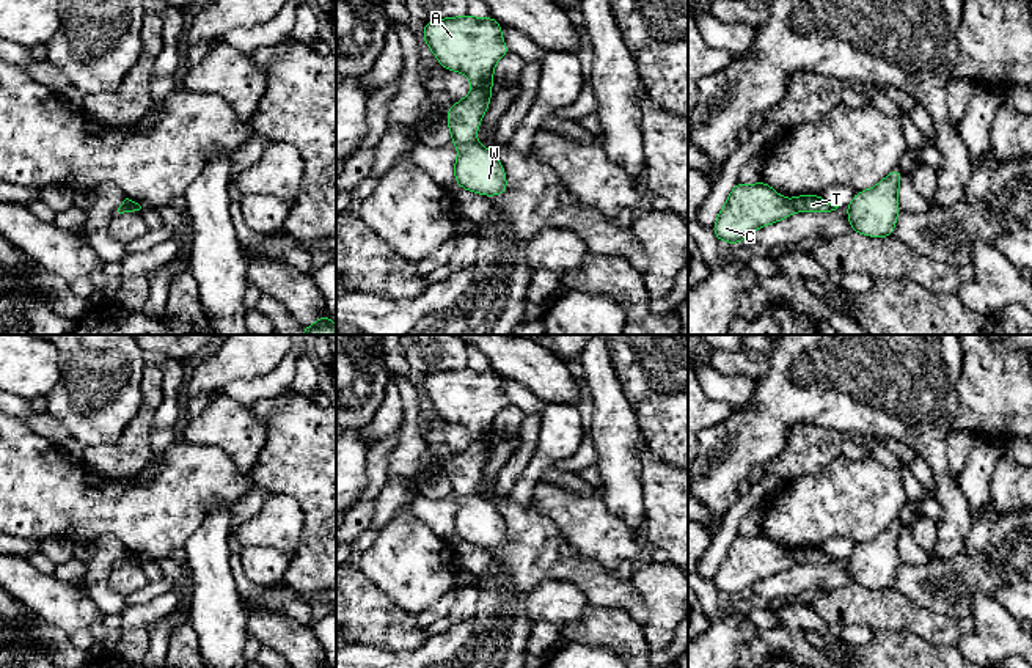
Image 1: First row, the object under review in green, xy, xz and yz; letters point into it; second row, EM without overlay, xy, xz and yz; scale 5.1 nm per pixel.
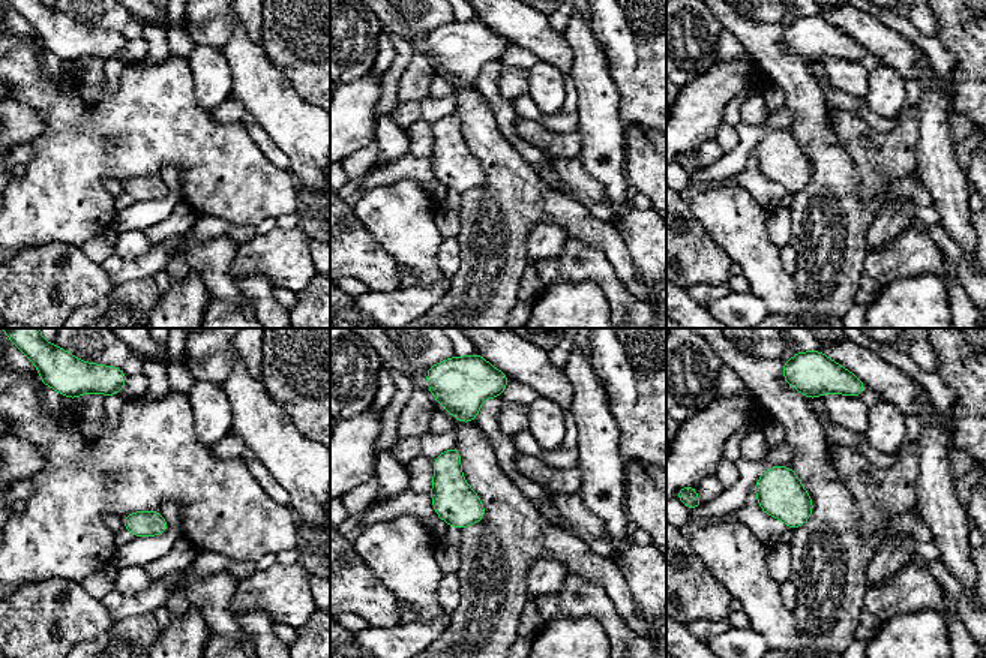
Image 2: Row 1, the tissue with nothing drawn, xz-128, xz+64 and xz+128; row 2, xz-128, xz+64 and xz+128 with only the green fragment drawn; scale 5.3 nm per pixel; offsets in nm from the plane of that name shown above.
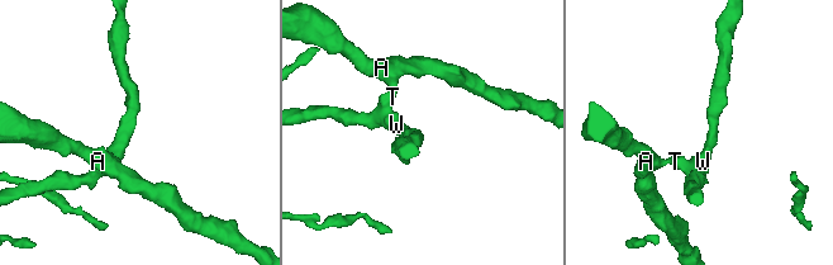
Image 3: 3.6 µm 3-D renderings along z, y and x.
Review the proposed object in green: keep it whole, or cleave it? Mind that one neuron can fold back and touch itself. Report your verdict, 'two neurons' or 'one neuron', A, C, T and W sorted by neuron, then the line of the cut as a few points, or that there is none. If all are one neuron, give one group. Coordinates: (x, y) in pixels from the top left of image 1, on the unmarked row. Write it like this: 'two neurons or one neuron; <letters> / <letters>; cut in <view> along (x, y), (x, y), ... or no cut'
two neurons; A C / T W; cut in xz along (473, 440), (489, 444)

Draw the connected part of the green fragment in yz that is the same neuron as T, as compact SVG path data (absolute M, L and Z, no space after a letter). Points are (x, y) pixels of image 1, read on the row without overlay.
M800 547L792 553L800 564L831 564L839 560L825 553L822 547Z

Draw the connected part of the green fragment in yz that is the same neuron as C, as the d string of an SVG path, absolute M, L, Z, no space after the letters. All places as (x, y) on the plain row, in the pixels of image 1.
M765 533L752 538L737 534L712 583L718 593L735 597L756 582L787 571L795 563L793 553L781 549Z

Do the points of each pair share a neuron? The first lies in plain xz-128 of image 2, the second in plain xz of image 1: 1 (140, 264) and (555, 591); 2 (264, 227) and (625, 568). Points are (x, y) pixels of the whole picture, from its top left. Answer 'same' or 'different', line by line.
1: same
2: same

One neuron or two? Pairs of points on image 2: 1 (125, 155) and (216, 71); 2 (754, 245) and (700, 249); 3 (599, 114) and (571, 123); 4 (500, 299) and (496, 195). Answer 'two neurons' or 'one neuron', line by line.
1: two neurons
2: two neurons
3: two neurons
4: one neuron

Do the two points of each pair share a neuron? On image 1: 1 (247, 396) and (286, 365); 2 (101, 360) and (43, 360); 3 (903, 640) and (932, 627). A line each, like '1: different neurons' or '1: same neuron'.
1: same neuron
2: different neurons
3: different neurons

